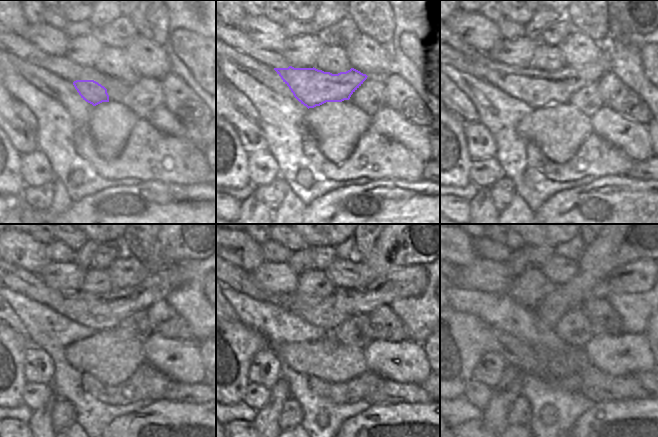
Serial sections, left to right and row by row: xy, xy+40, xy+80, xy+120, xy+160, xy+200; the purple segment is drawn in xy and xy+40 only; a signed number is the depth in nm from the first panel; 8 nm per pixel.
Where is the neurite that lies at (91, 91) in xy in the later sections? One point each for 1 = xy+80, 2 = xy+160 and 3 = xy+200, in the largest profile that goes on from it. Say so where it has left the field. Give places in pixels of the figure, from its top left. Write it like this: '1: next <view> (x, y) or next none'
1: next xy+80 (538, 88)
2: next xy+160 (327, 312)
3: next xy+200 (555, 306)

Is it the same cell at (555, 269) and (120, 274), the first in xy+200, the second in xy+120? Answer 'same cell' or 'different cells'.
same cell

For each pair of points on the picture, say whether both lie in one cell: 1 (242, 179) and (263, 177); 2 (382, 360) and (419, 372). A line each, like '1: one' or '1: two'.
1: two
2: one

